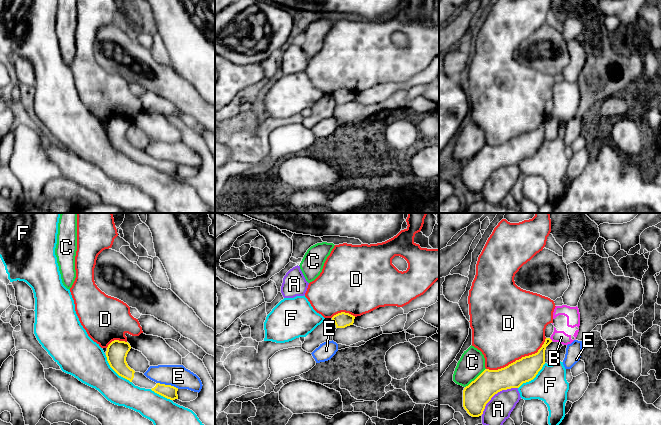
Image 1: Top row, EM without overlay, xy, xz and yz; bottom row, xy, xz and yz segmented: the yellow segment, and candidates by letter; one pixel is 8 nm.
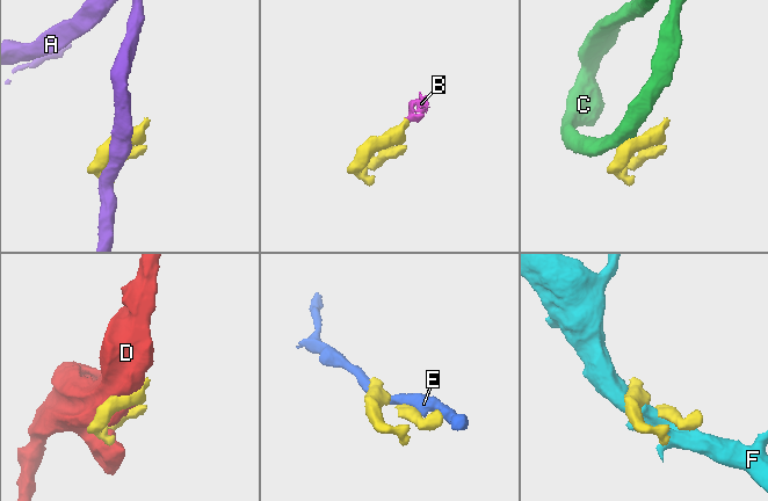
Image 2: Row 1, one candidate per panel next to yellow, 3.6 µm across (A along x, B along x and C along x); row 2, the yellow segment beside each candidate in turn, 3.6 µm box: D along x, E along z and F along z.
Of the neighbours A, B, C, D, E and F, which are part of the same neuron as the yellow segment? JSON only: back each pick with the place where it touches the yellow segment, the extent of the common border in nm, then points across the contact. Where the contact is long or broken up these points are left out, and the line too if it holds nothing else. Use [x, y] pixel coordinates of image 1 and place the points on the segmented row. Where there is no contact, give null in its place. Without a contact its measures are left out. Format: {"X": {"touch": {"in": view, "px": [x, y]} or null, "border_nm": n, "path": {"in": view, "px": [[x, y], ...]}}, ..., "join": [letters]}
{"B": {"touch": {"in": "yz", "px": [550, 339]}, "border_nm": 40, "path": {"in": "yz", "px": [[532, 364], [550, 339], [561, 337]]}}, "join": ["B"]}

